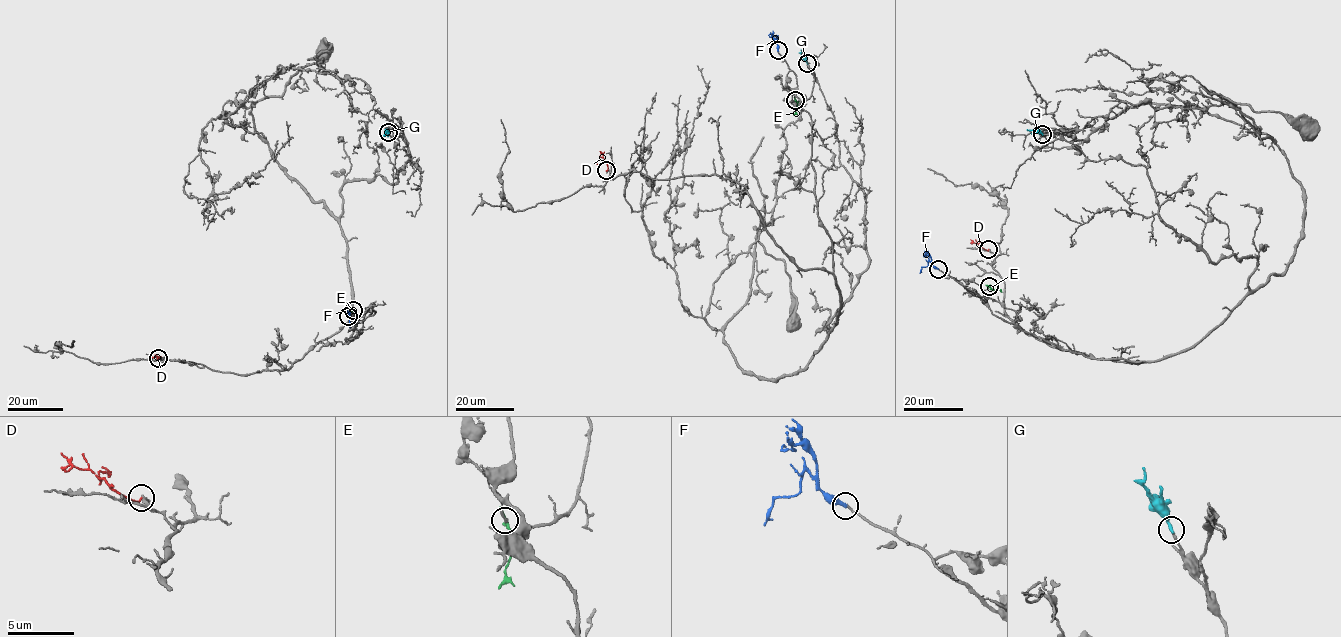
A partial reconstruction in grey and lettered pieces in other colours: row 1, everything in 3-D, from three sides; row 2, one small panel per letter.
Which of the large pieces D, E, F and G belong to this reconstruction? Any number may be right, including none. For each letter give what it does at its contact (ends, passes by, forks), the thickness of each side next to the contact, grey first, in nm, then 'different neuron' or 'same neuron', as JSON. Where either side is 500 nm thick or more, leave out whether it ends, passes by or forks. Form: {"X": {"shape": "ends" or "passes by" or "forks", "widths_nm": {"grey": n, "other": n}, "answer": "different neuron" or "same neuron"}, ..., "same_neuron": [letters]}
{"D": {"shape": "ends", "widths_nm": {"grey": 180, "other": 160}, "answer": "different neuron"}, "E": {"shape": "ends", "widths_nm": {"grey": 140, "other": 280}, "answer": "different neuron"}, "F": {"shape": "ends", "widths_nm": {"grey": 160, "other": 360}, "answer": "same neuron"}, "G": {"shape": "ends", "widths_nm": {"grey": 180, "other": 300}, "answer": "different neuron"}, "same_neuron": ["F"]}

